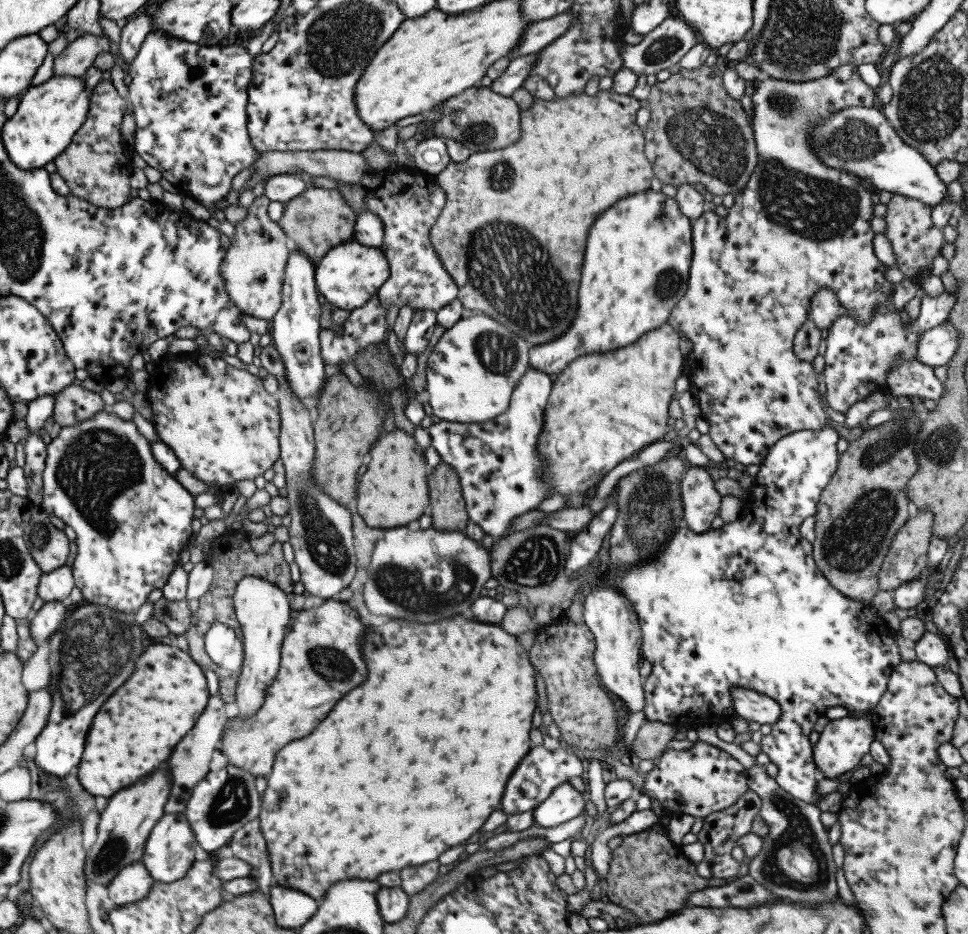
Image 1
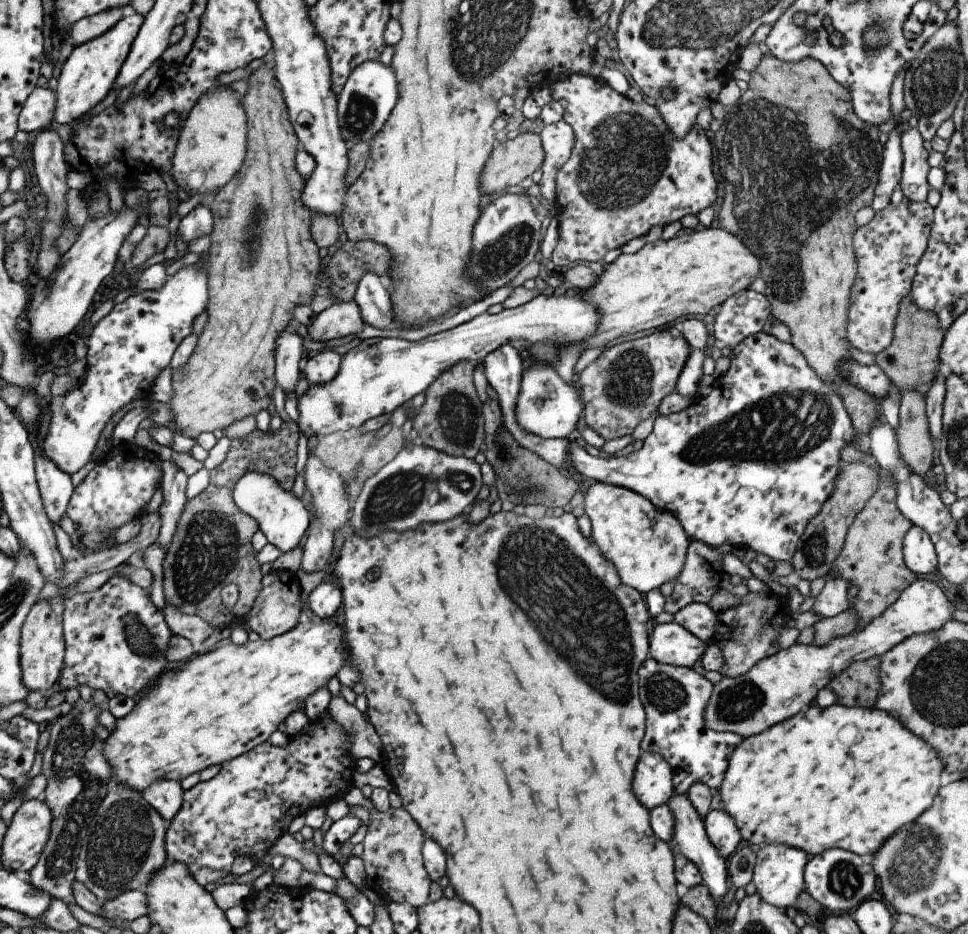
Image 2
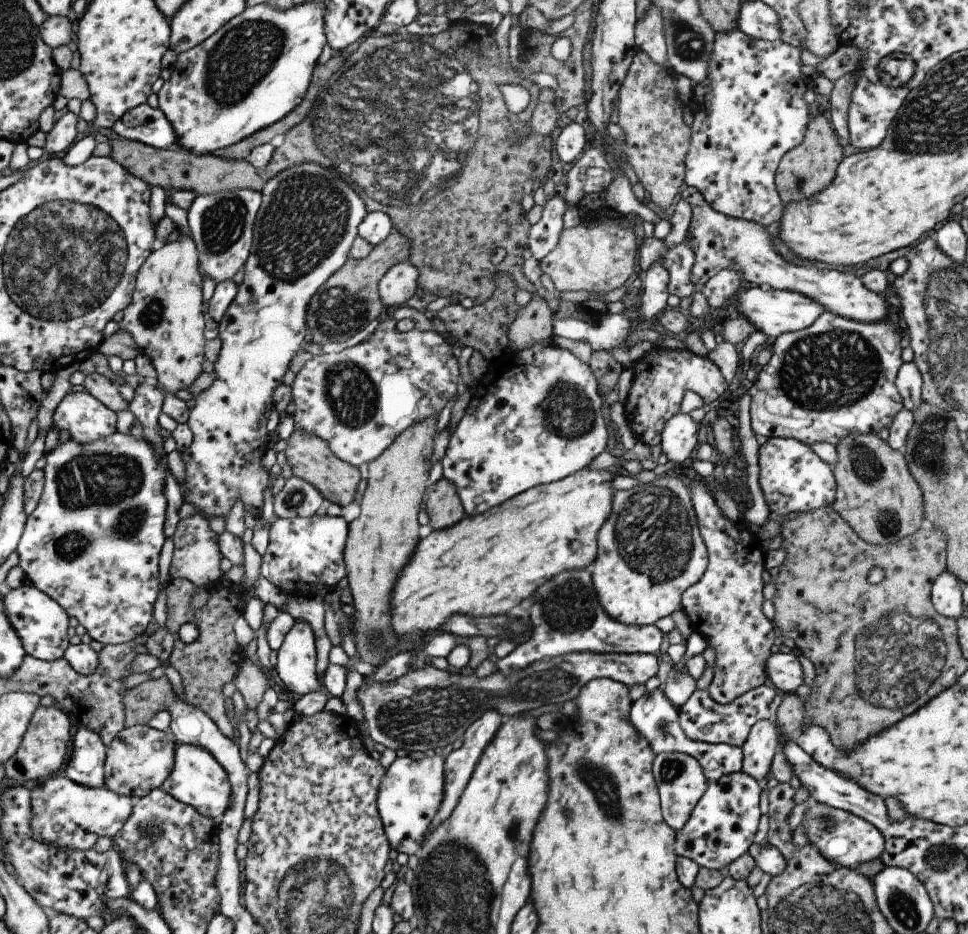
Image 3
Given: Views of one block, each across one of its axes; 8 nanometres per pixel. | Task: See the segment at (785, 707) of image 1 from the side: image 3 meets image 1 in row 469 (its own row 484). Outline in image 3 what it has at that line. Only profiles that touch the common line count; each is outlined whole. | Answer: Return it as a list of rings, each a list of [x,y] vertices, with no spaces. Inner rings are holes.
[[[772,437],[759,448],[759,484],[772,514],[810,512],[832,507],[836,496],[836,479],[831,465],[824,462],[807,444],[794,438]]]

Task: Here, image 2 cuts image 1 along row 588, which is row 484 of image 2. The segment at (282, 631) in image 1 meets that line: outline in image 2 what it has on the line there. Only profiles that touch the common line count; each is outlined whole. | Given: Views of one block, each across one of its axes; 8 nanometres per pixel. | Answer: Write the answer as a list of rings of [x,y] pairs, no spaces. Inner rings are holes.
[[[260,471],[247,472],[233,488],[233,499],[236,506],[249,514],[258,523],[258,528],[266,535],[268,542],[283,553],[298,547],[304,532],[311,525],[309,512],[303,500],[287,491],[268,473]]]

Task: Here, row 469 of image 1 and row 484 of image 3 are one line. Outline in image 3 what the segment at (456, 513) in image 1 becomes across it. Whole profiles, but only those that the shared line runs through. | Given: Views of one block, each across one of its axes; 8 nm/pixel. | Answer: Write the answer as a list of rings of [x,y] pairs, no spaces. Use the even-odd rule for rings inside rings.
[[[442,477],[438,482],[427,486],[426,512],[430,517],[432,530],[444,530],[458,524],[466,516],[457,488]]]

